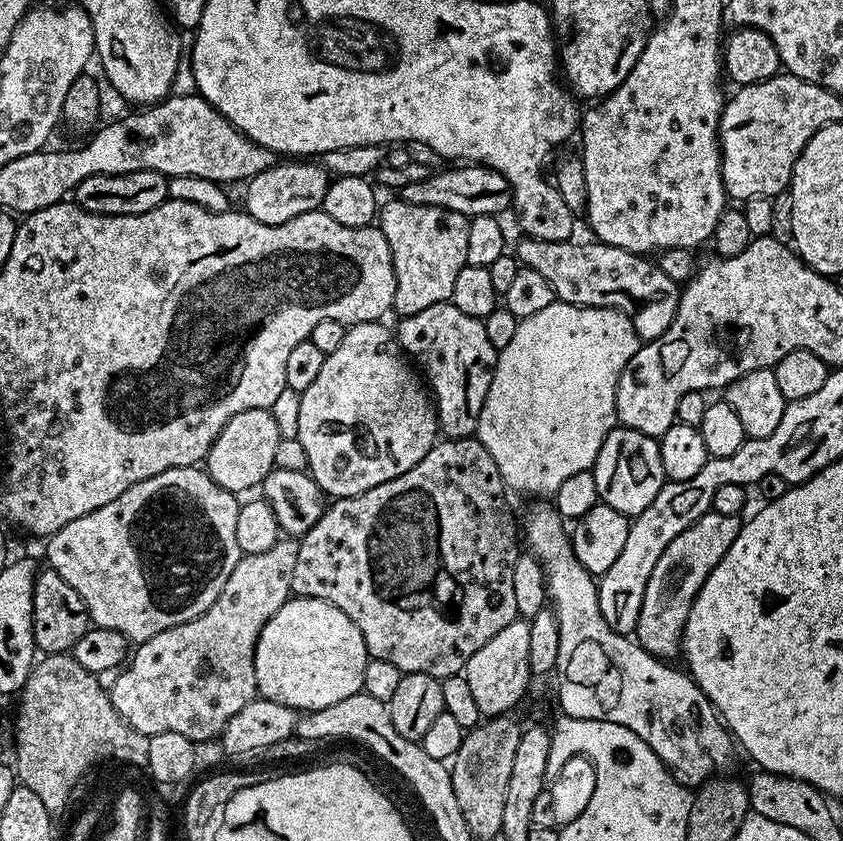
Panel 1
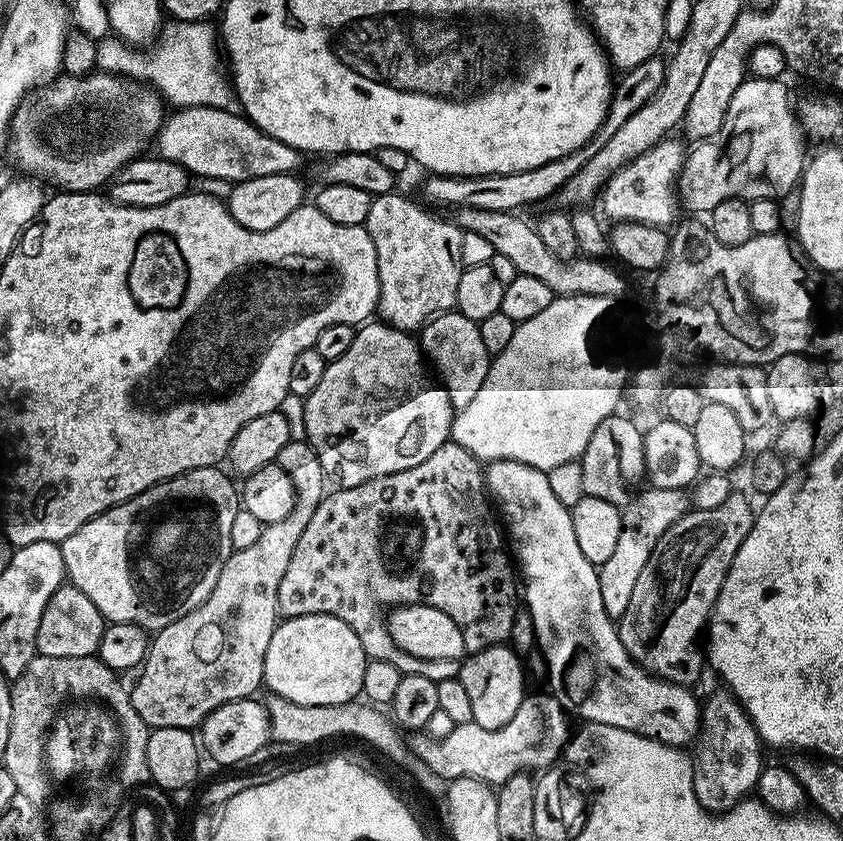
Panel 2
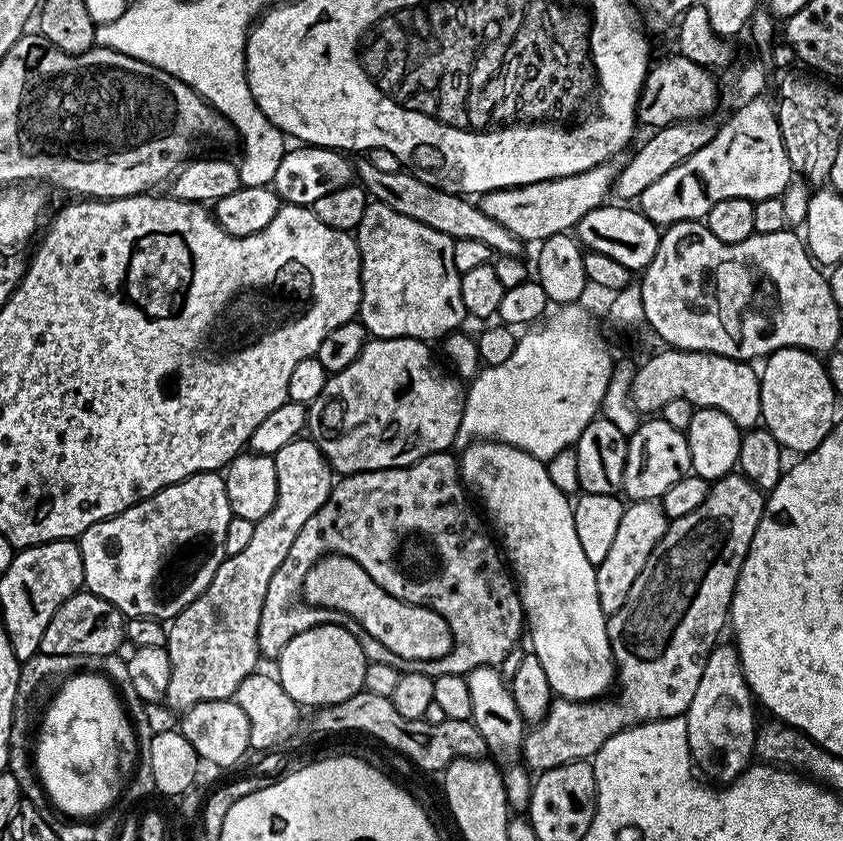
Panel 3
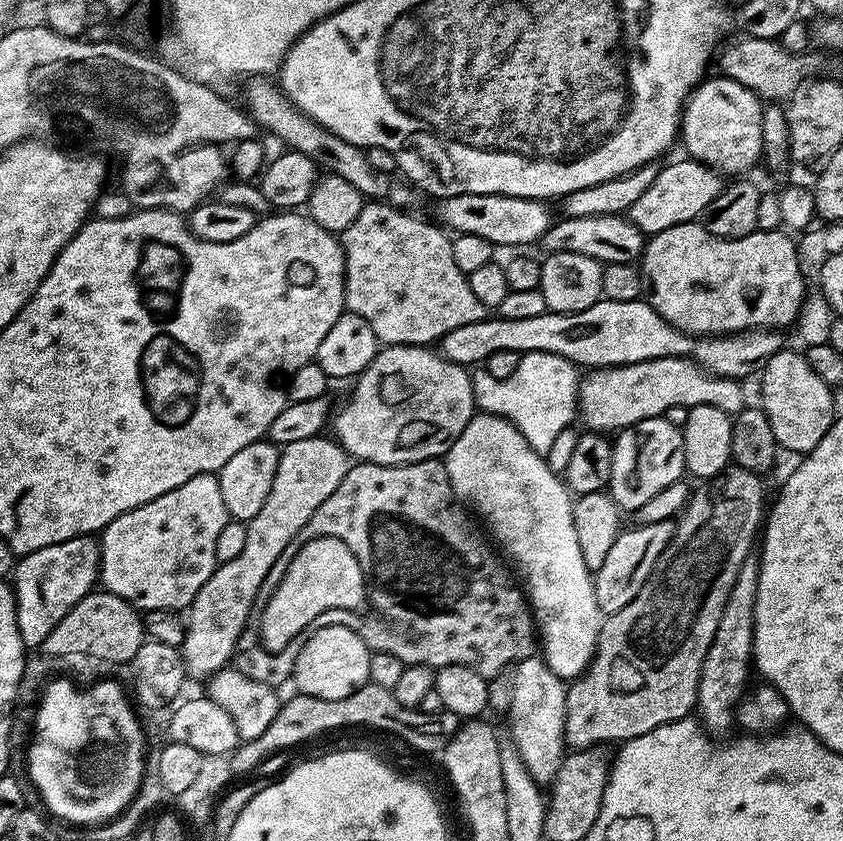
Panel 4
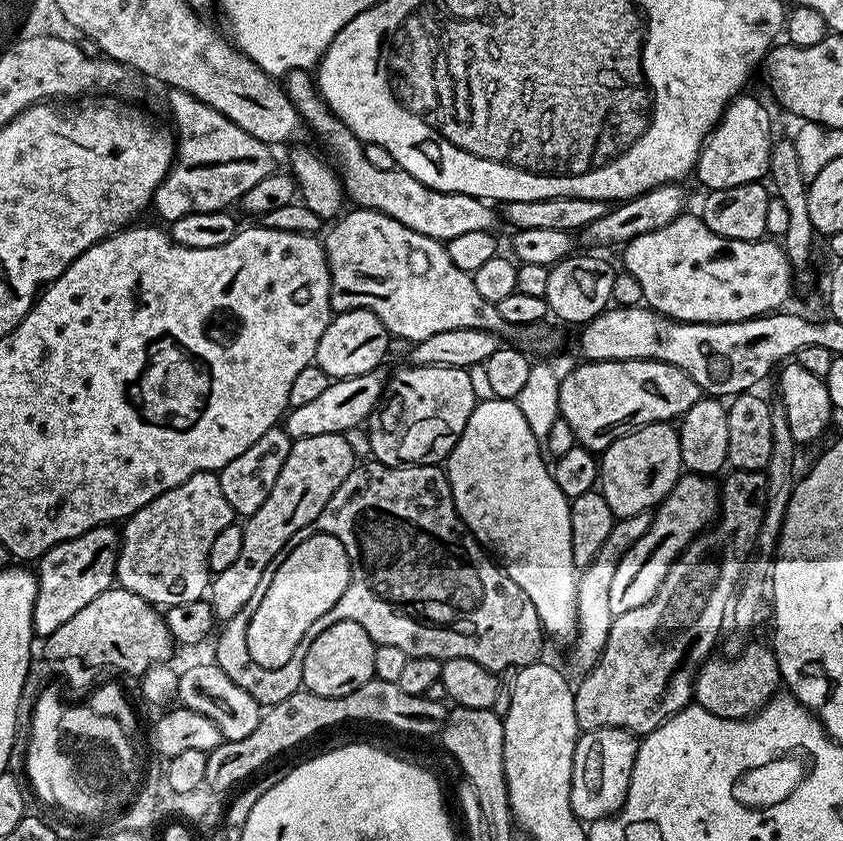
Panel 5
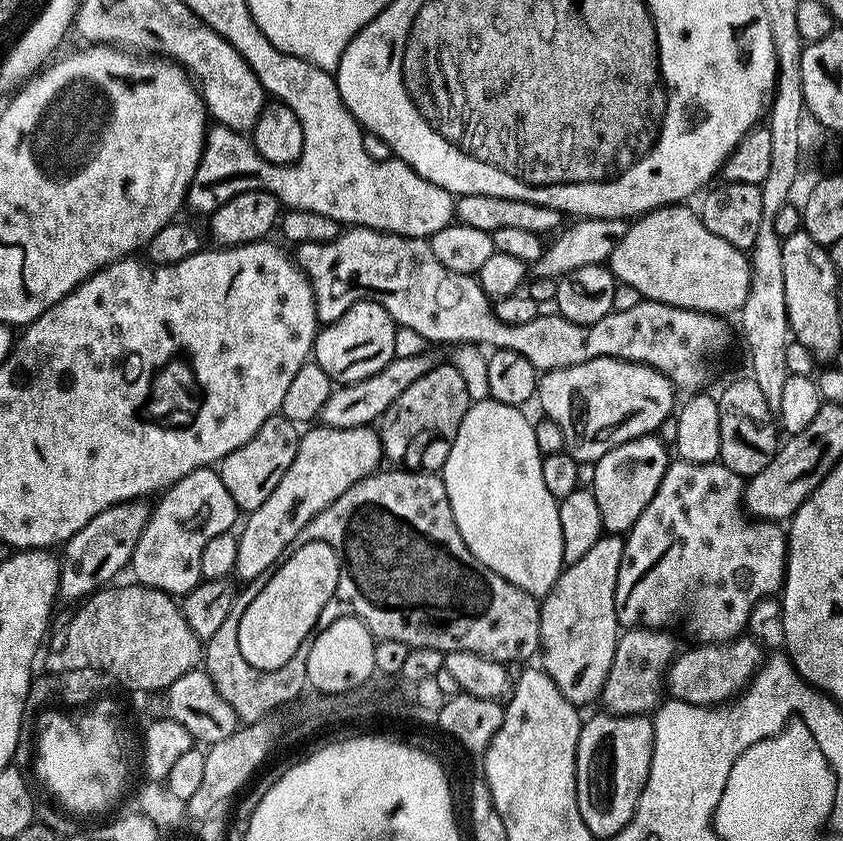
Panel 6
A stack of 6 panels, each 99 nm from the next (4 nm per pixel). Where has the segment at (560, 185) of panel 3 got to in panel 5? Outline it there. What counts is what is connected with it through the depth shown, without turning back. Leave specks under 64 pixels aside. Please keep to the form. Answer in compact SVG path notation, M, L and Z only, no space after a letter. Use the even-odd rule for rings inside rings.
M311 71L289 72L286 77L286 91L294 102L301 121L307 127L309 124L316 131L317 138L326 147L332 148L333 154L336 155L338 175L343 183L347 199L353 205L372 208L375 212L381 212L402 222L402 226L418 234L426 234L441 242L458 238L458 234L466 234L470 230L493 231L492 223L495 222L496 216L492 213L491 203L480 200L477 196L467 196L457 192L439 192L428 188L422 182L418 182L418 178L400 171L399 168L378 170L375 166L370 166L370 162L366 162L364 157L364 144L329 110L328 103L319 94Z

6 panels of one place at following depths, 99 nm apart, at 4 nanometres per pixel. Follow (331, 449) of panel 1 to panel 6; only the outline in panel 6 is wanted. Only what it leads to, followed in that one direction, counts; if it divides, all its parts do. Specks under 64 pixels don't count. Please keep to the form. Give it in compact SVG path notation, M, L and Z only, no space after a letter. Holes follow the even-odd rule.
M451 362L437 363L418 382L406 386L378 421L382 456L389 465L410 472L439 473L454 445L455 435L470 401L466 382Z

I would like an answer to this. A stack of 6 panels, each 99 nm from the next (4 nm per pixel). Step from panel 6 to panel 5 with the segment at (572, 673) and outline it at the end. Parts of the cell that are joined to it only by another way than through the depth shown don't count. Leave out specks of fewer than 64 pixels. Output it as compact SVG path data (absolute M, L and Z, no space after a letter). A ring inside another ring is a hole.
M646 511L617 519L610 530L610 538L606 538L596 561L579 573L576 581L576 635L570 644L572 664L577 668L577 673L589 672L600 661L614 619L610 610L610 578L614 578L616 563L626 554L628 547L642 538L642 534L646 534L646 530L652 525L652 518L653 513Z

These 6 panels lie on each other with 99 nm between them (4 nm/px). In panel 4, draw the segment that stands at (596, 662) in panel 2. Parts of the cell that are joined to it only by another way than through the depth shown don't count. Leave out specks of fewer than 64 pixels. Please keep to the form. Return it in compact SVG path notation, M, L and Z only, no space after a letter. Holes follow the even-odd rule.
M478 412L473 415L444 457L443 466L447 470L457 500L470 506L477 517L480 515L488 523L487 531L490 536L492 531L493 536L491 539L497 545L504 544L509 558L524 575L523 587L526 589L526 599L538 629L542 659L561 680L575 680L577 676L588 671L592 658L596 655L596 645L600 642L602 613L596 601L593 573L589 572L586 562L582 562L578 533L574 531L573 497L567 485L557 473L549 469L545 457L533 450L518 428L503 416L488 413Z

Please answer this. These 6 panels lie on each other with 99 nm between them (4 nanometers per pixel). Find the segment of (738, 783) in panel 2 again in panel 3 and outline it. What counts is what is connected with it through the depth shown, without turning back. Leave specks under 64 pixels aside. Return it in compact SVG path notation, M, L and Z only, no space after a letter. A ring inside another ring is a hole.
M717 643L706 658L706 666L702 670L698 690L694 693L694 698L688 707L686 719L688 745L692 751L695 767L701 773L704 771L709 776L707 777L709 781L727 786L753 763L756 751L758 708L754 703L750 686L746 682L746 674L735 643L724 643Z

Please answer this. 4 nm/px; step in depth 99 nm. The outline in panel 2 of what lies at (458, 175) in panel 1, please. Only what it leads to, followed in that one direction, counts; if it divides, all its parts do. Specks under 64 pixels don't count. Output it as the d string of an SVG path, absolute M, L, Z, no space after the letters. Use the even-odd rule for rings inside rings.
M655 56L637 67L629 69L621 81L617 81L613 89L612 100L608 106L607 116L602 126L592 136L588 144L584 144L579 151L572 151L562 158L552 159L534 170L515 172L512 175L490 176L433 176L424 184L424 196L429 205L454 206L453 209L461 208L498 210L499 212L514 212L522 206L528 206L540 202L552 195L557 195L562 185L570 180L594 155L598 154L606 142L610 142L610 136L616 134L622 128L628 117L632 117L638 109L656 95L656 92L664 81L666 64L661 57Z

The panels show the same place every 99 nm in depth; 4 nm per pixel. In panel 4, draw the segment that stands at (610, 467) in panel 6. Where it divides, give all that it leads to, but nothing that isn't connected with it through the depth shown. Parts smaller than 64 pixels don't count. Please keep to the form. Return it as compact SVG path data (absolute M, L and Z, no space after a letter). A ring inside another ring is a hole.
M663 416L643 419L623 429L613 441L608 492L621 510L632 514L638 506L646 506L654 494L670 486L670 482L678 482L685 472L682 429Z

